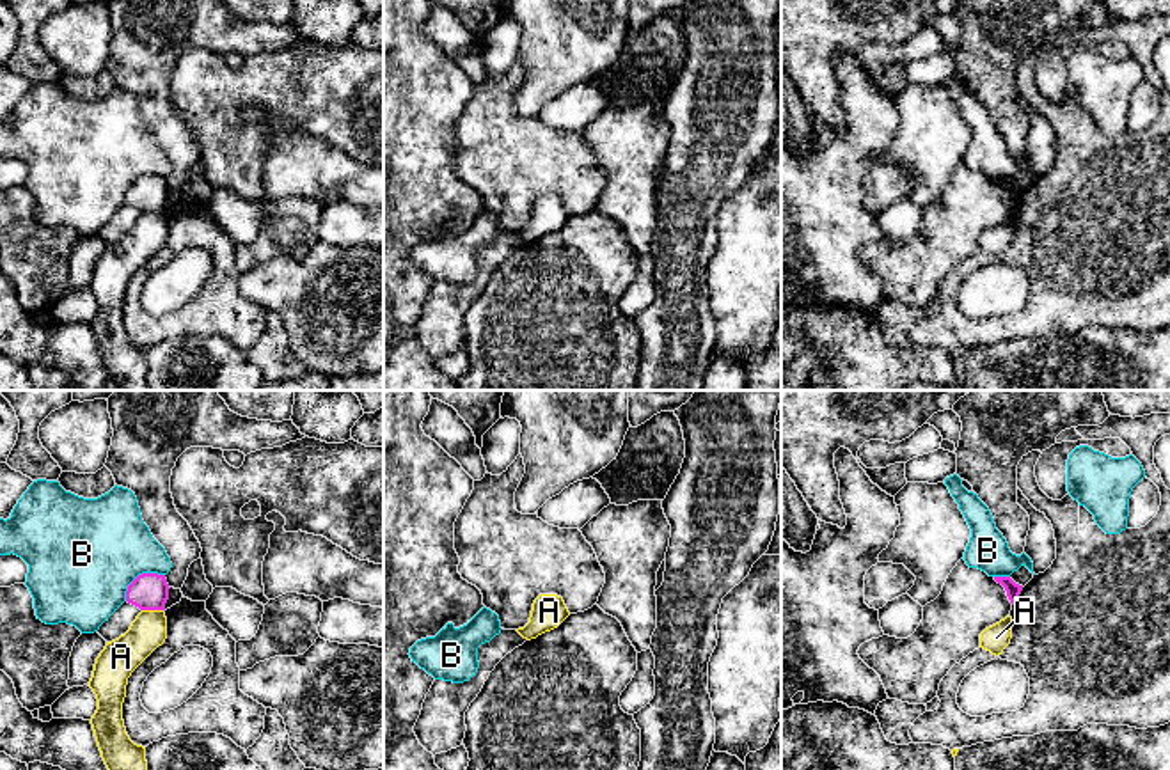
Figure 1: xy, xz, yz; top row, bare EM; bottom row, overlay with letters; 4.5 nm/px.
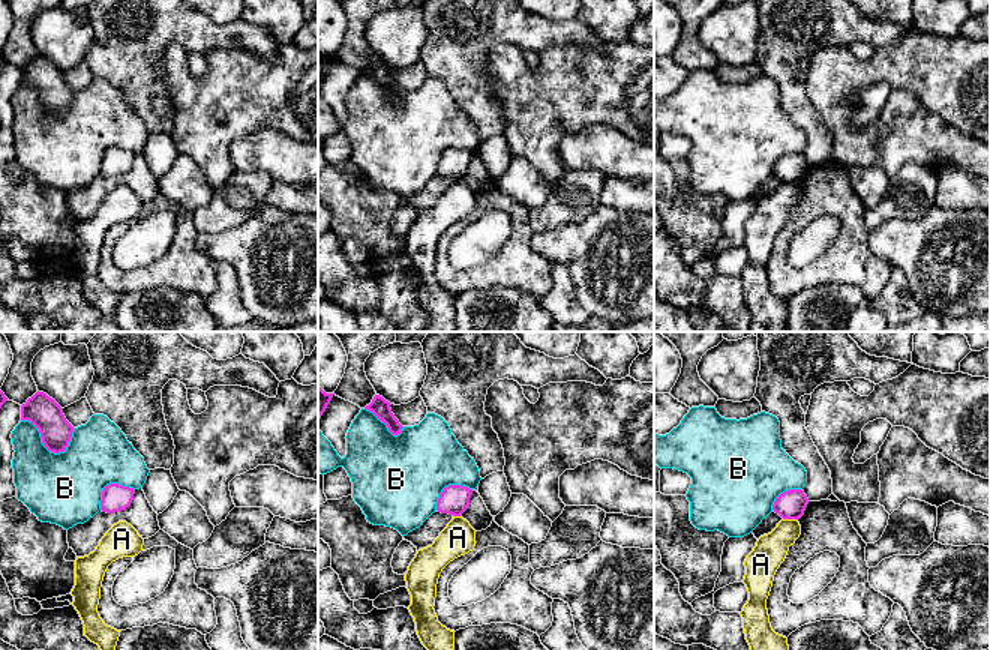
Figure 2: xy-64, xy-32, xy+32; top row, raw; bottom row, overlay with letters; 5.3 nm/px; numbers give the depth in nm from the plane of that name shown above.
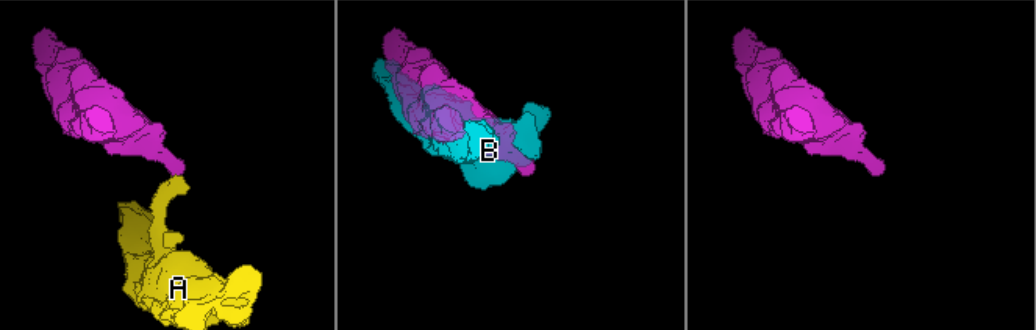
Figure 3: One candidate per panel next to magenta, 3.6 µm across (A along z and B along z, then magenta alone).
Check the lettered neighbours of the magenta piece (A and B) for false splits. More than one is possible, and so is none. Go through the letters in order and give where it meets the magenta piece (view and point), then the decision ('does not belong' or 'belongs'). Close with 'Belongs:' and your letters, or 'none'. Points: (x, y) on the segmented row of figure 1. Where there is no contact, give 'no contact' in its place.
A: xy (153, 609) | does not belong
B: xy (139, 575) | does not belong
Belongs: none

